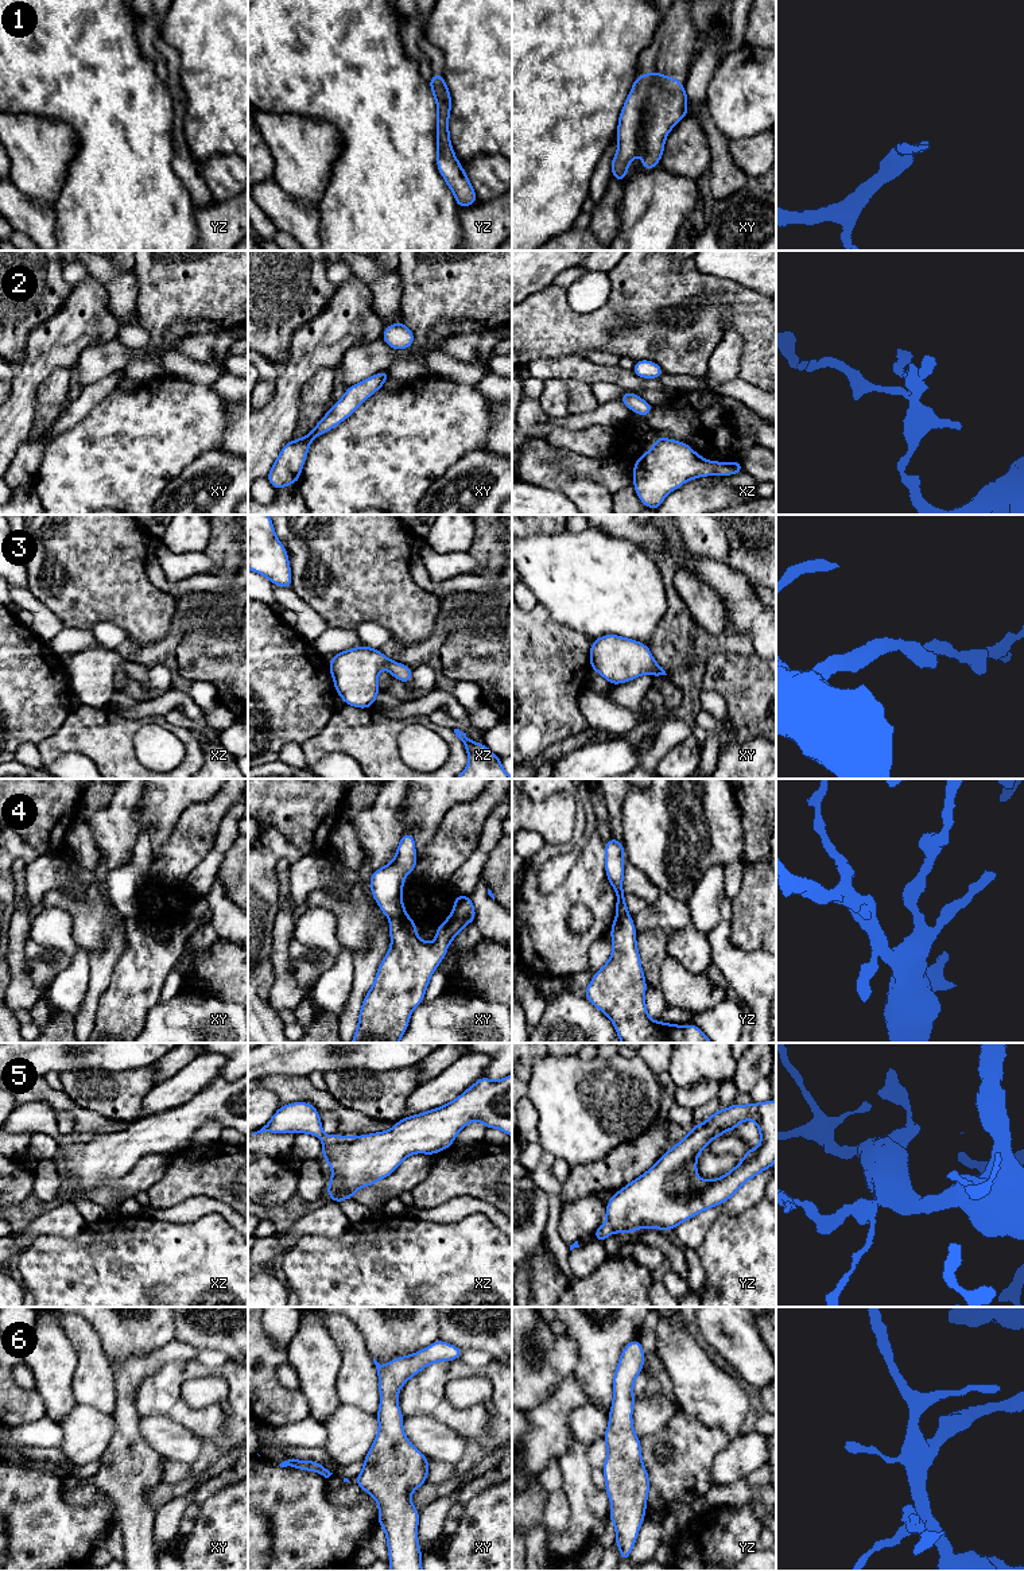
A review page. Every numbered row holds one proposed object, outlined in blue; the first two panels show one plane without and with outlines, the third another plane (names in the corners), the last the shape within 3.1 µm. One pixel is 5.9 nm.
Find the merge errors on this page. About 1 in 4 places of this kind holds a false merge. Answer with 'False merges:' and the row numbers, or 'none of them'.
False merges: 4

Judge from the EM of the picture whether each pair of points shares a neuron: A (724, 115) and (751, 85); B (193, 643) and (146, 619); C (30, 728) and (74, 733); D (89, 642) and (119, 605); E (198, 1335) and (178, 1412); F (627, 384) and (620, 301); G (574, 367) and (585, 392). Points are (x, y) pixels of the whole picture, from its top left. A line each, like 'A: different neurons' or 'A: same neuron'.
A: same neuron
B: different neurons
C: different neurons
D: different neurons
E: different neurons
F: different neurons
G: different neurons

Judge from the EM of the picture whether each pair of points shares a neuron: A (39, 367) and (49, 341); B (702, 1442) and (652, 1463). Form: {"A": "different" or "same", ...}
{"A": "same", "B": "same"}

